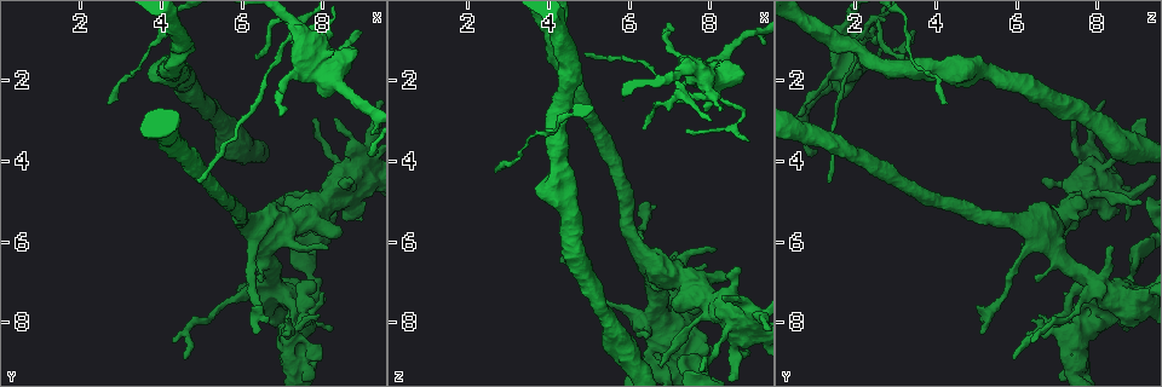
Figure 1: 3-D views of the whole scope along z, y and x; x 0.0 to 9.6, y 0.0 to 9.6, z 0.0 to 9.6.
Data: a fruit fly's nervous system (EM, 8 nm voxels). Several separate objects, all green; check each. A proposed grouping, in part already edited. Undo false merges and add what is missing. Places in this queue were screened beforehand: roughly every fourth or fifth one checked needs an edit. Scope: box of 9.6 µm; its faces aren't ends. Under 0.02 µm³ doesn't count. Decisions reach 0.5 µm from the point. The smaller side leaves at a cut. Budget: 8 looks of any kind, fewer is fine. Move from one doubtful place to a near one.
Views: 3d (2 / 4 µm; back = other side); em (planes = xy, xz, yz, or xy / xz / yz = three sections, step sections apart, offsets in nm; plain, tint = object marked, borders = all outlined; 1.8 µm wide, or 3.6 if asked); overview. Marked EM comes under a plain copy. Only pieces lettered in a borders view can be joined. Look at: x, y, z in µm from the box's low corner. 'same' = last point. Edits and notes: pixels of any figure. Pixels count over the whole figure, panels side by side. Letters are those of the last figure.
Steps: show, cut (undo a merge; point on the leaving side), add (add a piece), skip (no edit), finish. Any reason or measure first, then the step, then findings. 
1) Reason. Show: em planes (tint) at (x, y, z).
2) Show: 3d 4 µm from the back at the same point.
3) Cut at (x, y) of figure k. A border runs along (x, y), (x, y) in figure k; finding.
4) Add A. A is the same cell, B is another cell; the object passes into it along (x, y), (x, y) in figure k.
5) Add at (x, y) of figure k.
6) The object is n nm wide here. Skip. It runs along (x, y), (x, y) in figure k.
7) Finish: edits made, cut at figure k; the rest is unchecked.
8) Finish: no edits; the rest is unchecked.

Tapers out. Show: 3d 4 µm at (8.95, 0.80, 3.45).

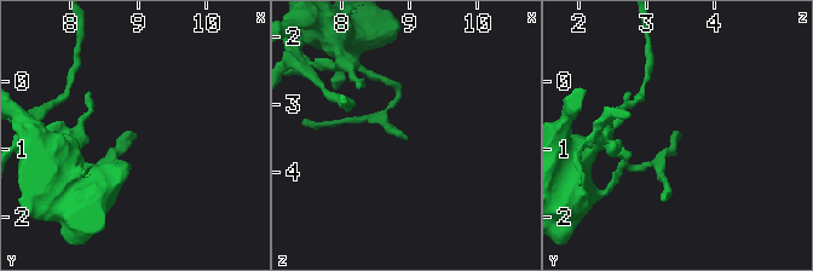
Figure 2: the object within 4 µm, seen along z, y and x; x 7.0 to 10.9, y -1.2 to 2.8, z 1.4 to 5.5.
Need the tissue. Show: em xy step 8 (tint) at (8.95, 0.80, 3.50).

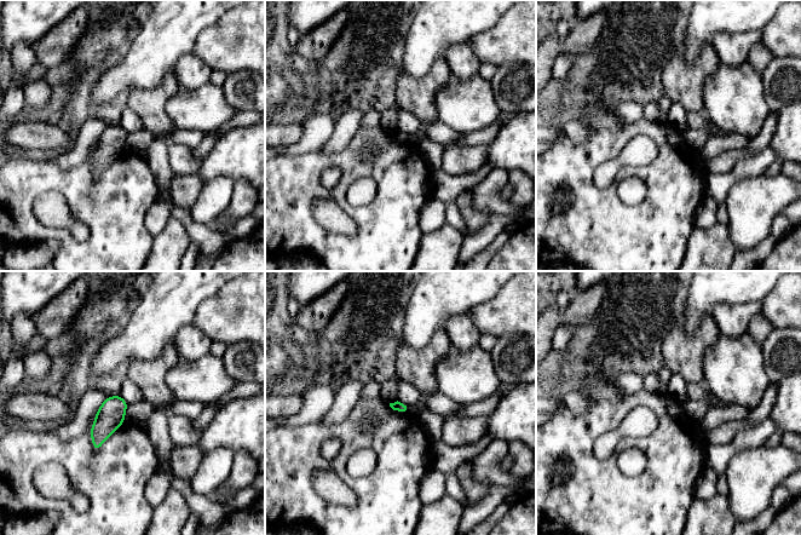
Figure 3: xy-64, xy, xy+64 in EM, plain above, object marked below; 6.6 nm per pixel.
Another direction. Show: em planes (borders) at the same point.

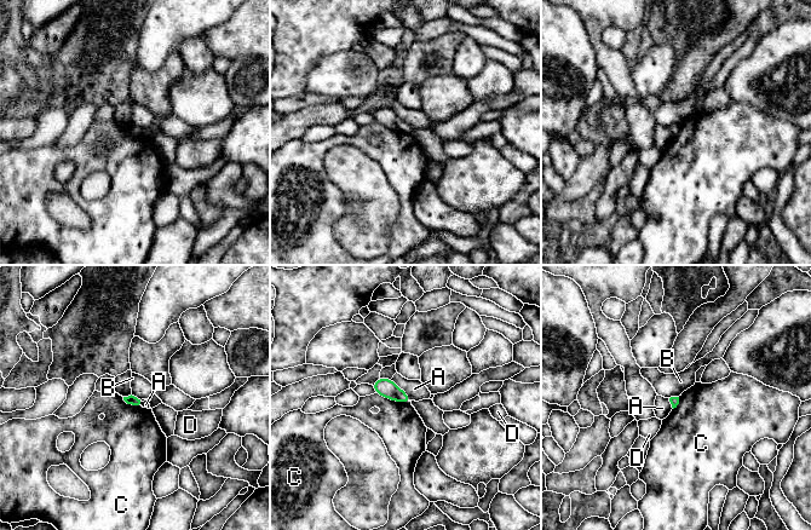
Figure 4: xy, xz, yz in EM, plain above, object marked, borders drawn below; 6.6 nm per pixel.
Skip. A, B, C and D are other cells; a border runs along (377, 392), (396, 401), (410, 403) in figure 4; none of them fits.

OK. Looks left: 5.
Sharp bend. Show: 3d 4 µm at (9.05, 4.00, 7.70).

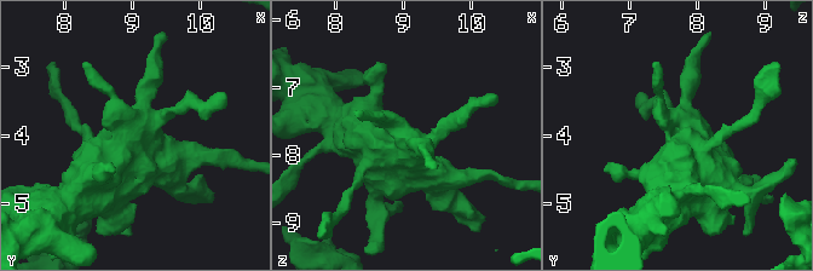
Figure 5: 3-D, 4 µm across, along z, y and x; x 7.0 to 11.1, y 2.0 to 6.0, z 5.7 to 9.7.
Now the EM. Show: em 3.6 µm planes (tint) at the same point.

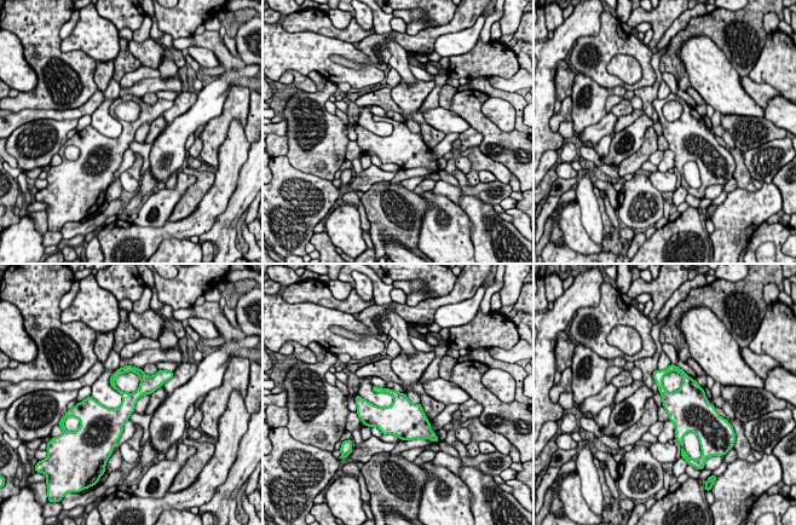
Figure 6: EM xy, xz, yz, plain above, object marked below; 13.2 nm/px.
Show: em 3.6 µm planes (borders) at the same point.

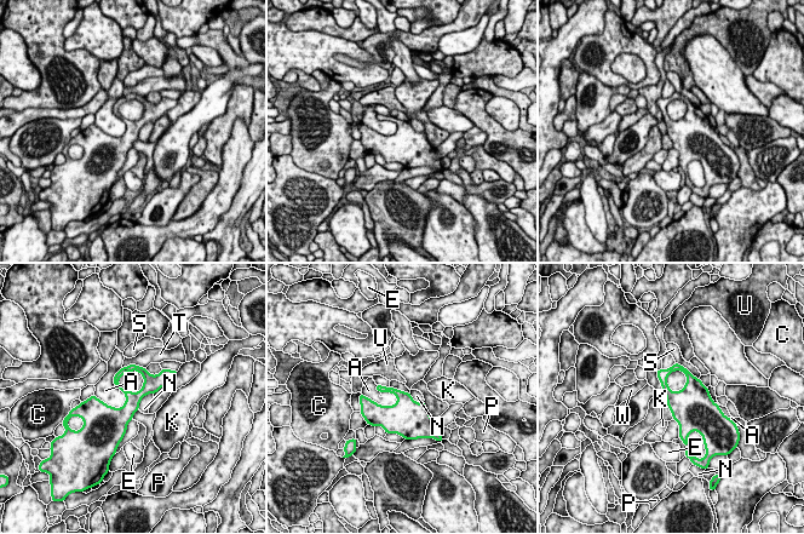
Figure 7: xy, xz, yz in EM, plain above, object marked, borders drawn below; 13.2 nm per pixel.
Skip. A, C, E, K, N, P, S, T, U and W are other cells; all the same neuron.

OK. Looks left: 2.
Abrupt turn. Show: 3d 4 µm at (7.45, 5.50, 7.15).

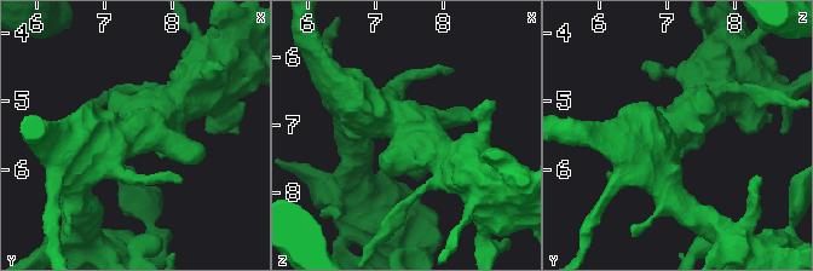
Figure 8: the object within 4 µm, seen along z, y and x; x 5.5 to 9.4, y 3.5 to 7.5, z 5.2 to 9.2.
Show: em yz step 4 (borders) at (7.40, 5.45, 7.10).

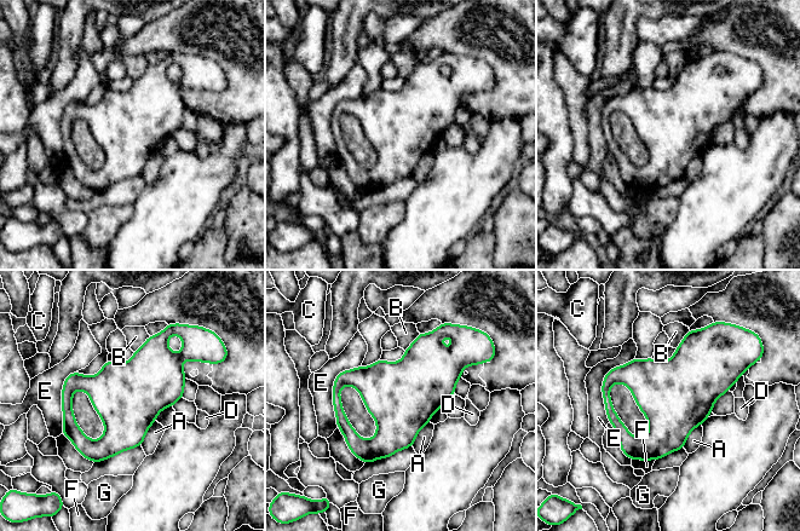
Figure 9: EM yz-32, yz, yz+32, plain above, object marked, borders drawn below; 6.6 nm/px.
The object is 440 nm wide here. Skip. A, B, C, D, E, F and G are other cells; a border runs along (361, 364), (334, 380), (337, 427) in figure 9; continuous, no second neuron.

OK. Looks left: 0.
Finish: no edits; the rest is unchecked.

